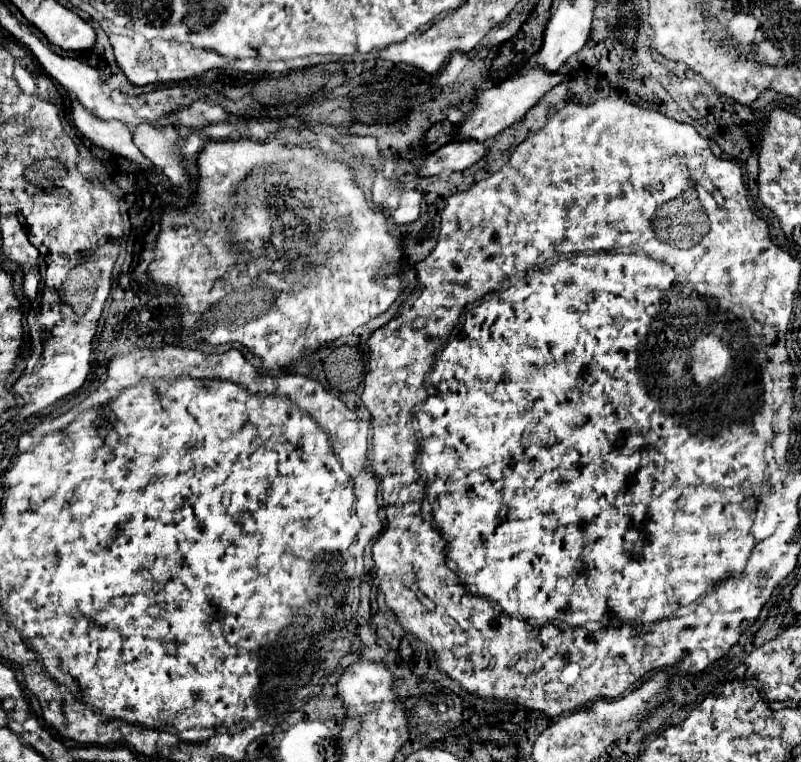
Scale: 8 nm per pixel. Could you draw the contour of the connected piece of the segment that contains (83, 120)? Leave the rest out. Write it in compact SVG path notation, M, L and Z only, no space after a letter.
M72 100L72 120L74 120L76 128L88 140L92 140L96 146L106 148L114 154L120 154L128 160L134 160L146 168L152 168L152 162L148 158L144 158L142 152L138 150L138 146L134 144L132 132L126 124L116 122L116 120L96 118L90 110L84 110L84 106L80 106L80 102L76 102L76 100Z

